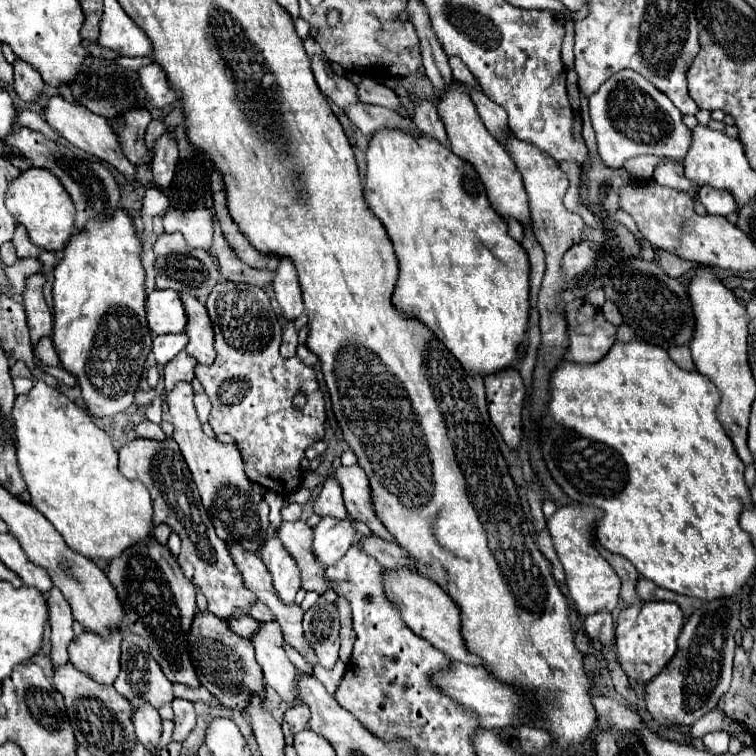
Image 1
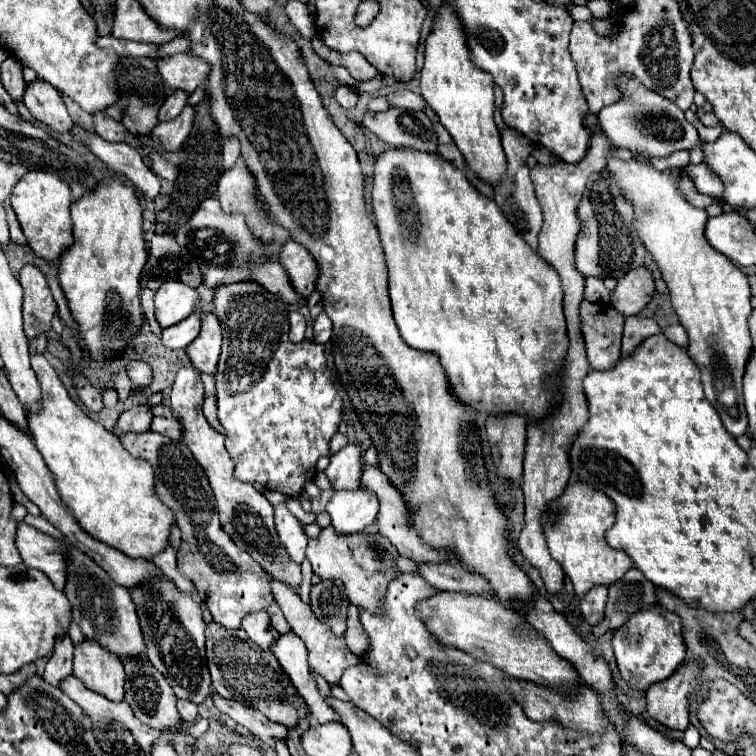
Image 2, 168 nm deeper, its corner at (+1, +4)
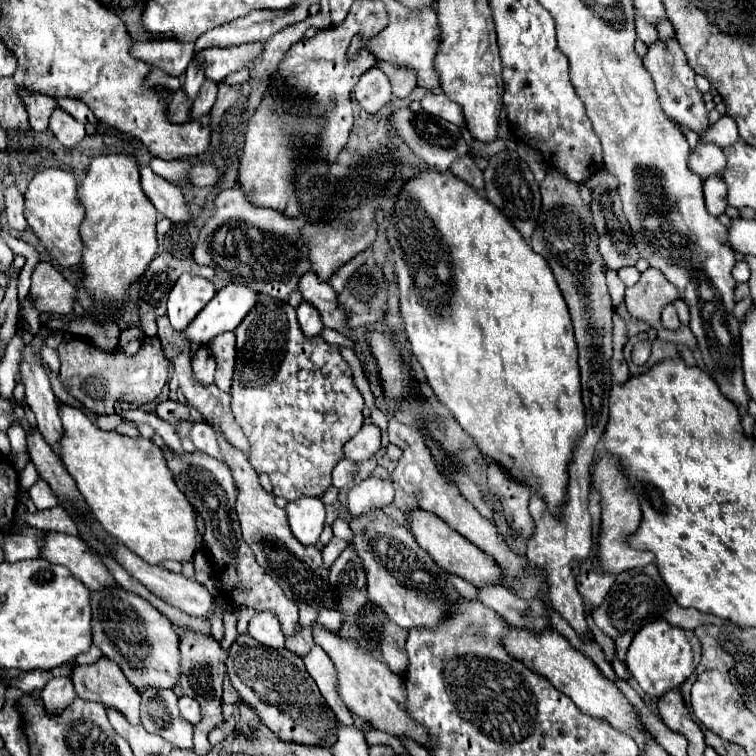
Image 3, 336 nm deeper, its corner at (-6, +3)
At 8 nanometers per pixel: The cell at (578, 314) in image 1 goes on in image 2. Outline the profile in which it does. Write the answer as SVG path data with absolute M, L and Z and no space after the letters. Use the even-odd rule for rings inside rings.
M582 303L582 333L586 341L586 353L592 369L606 371L620 359L620 339L624 327L624 315L612 305Z

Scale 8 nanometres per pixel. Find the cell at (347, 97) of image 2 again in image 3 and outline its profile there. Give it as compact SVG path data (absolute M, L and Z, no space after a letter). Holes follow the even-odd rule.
M379 68L367 70L355 86L355 98L369 114L381 110L393 98L387 76Z

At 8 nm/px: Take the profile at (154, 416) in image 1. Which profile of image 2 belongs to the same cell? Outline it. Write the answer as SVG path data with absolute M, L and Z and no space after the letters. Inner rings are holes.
M136 405L128 411L124 411L114 427L116 435L126 435L126 433L140 433L140 431L148 431L150 429L150 421L152 421L152 407L148 405Z

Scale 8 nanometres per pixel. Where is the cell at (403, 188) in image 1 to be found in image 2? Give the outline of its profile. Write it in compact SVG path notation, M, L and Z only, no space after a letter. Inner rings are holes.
M398 147L398 149L388 149L376 159L374 165L374 187L372 187L372 207L376 215L376 227L378 235L382 241L382 249L386 255L386 265L388 265L388 287L390 287L390 301L392 301L392 311L396 325L400 329L402 339L418 351L428 351L438 355L440 365L448 377L448 387L452 395L474 409L478 415L490 417L490 415L524 415L528 421L544 419L544 415L550 413L550 409L558 403L558 395L548 389L548 383L544 379L552 379L554 375L558 377L564 367L564 355L568 349L568 337L566 337L566 323L562 315L562 283L556 271L540 259L536 251L532 251L520 235L516 235L516 229L508 223L504 213L496 207L492 199L482 197L474 185L466 179L464 171L456 169L452 163L442 159L440 155L428 155L424 151L412 151L408 147Z

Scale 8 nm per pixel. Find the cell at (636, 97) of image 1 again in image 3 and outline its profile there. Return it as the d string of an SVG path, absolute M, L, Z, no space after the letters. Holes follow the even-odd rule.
M723 116L719 118L719 122L715 122L711 128L707 128L705 132L699 134L699 142L701 144L715 144L719 148L725 148L725 146L731 146L739 140L739 134L737 134L737 124L733 118L729 116Z

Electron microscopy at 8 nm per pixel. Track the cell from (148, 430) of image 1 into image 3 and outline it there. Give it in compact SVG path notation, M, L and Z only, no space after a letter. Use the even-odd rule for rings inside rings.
M193 422L191 436L193 436L193 442L197 444L197 450L207 452L209 456L221 460L221 454L219 454L219 446L217 446L213 428L207 422Z

